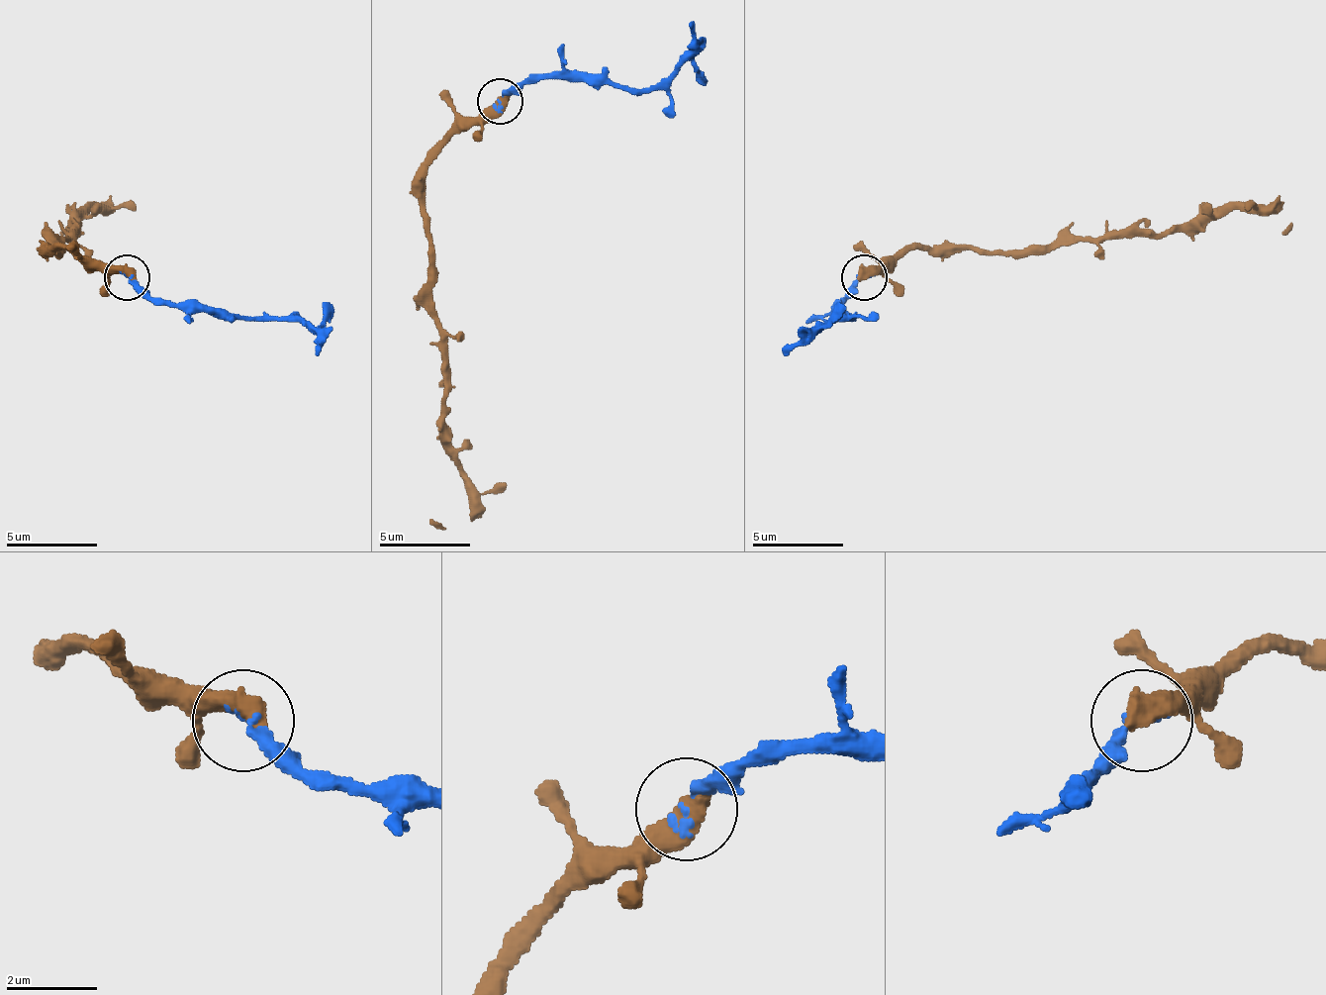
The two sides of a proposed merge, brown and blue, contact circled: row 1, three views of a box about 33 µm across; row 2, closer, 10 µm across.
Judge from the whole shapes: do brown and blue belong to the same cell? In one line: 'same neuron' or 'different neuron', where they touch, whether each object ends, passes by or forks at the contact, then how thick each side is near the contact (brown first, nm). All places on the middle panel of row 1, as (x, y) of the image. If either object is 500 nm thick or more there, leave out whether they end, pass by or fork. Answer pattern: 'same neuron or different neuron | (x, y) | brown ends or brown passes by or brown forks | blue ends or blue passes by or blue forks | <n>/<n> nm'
same neuron | (500, 101) | 650/220 nm

